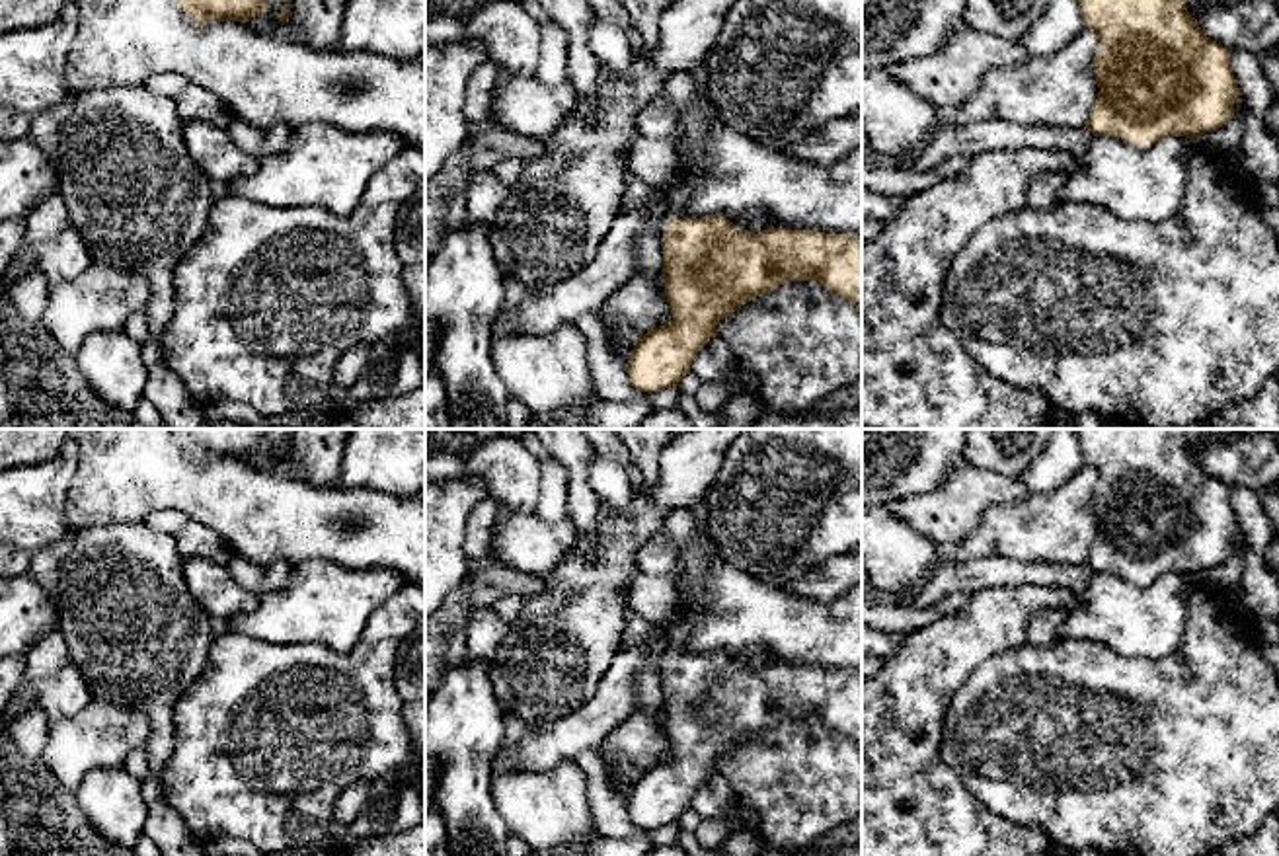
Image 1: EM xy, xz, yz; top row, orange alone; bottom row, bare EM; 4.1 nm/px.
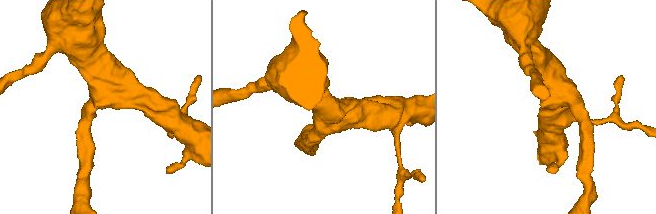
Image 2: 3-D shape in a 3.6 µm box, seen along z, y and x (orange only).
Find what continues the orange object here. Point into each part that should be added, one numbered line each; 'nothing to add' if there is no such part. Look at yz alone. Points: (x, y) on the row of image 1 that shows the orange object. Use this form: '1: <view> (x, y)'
1: yz (948, 139)

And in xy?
nothing to add

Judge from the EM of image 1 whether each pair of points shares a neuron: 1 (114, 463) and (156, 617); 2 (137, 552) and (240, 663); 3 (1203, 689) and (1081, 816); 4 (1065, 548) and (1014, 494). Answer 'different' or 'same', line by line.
1: different
2: different
3: same
4: different

